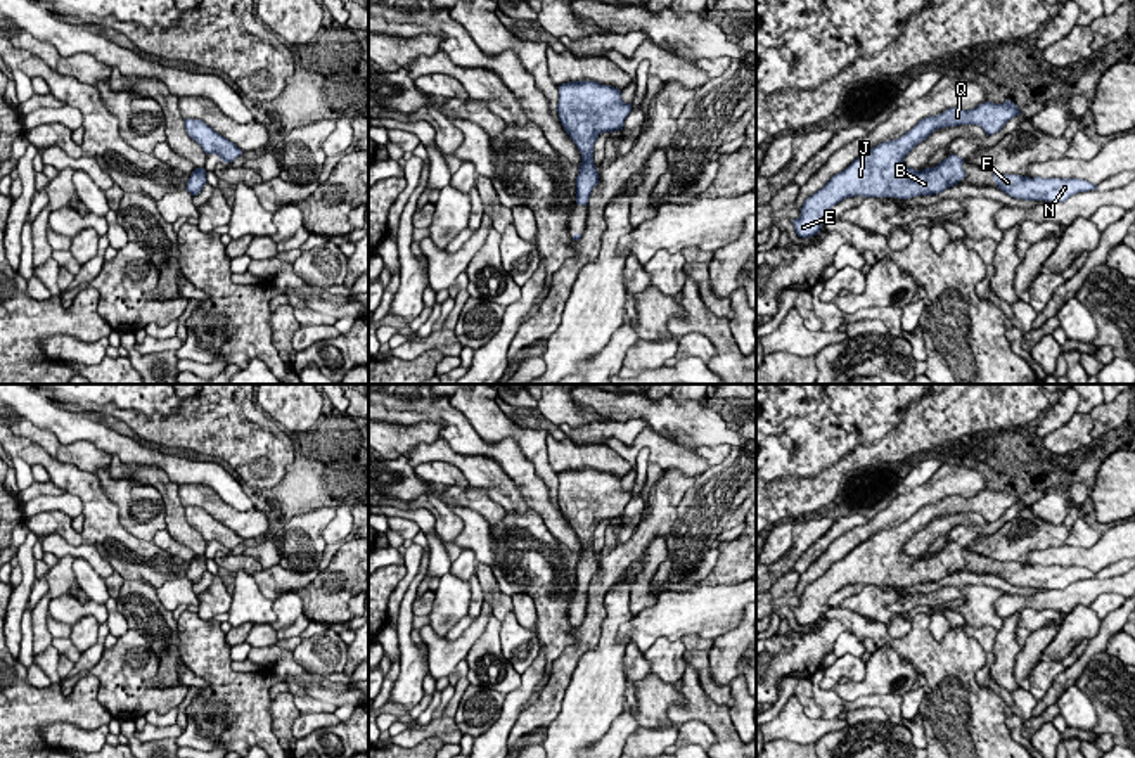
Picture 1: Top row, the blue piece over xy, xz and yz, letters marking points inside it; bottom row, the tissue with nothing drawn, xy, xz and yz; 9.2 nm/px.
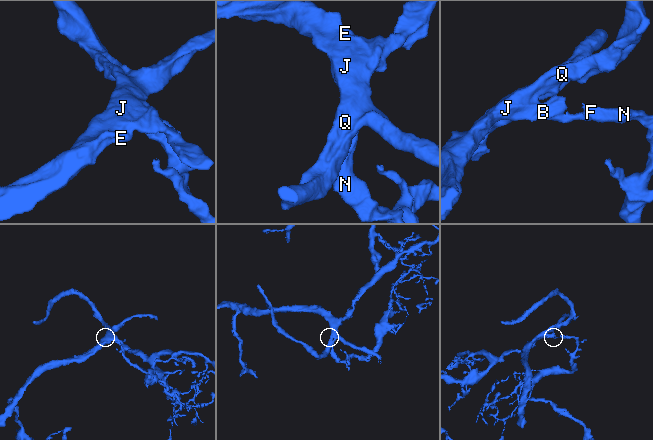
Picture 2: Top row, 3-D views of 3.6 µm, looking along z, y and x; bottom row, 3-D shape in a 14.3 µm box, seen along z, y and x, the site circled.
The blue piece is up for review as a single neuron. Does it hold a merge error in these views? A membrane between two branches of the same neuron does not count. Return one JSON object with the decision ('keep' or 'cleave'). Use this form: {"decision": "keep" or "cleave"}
{"decision": "keep"}

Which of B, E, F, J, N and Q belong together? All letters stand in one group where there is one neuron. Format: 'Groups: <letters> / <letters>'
Groups: B E F J N Q

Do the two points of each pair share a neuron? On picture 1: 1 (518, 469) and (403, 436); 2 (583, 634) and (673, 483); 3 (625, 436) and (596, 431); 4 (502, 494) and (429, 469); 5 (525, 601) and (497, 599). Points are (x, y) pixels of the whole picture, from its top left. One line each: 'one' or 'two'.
1: two
2: one
3: one
4: two
5: two

